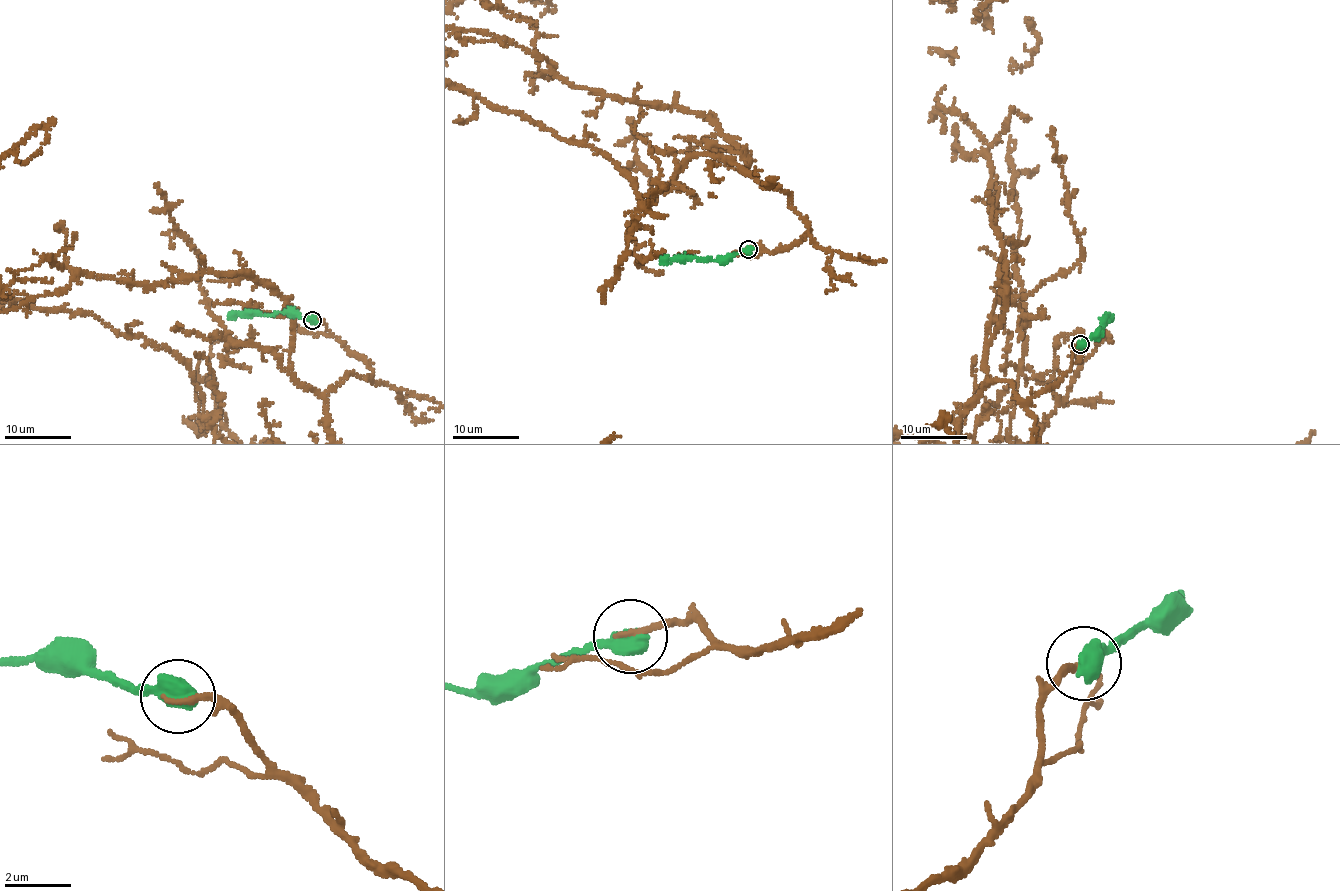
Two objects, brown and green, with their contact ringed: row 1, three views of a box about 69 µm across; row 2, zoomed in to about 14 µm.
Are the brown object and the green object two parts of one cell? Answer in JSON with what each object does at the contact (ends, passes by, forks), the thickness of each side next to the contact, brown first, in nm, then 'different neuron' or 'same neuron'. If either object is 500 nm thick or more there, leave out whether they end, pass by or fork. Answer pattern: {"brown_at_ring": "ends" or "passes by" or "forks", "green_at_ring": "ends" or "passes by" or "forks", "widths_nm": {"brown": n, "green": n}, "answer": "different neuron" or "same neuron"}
{"widths_nm": {"brown": 180, "green": 700}, "answer": "different neuron"}

